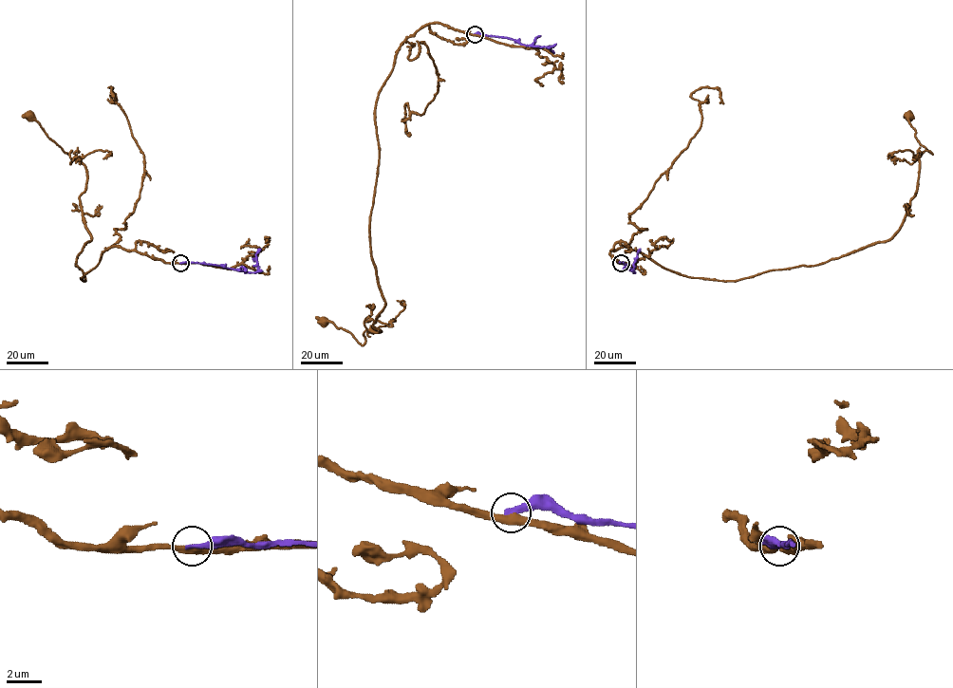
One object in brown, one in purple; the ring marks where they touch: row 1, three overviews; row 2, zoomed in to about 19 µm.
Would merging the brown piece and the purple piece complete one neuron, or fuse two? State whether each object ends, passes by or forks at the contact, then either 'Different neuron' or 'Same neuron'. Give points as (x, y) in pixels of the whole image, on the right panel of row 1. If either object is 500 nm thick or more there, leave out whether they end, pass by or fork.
At the ring brown passes by. At the ring purple ends. Different neuron

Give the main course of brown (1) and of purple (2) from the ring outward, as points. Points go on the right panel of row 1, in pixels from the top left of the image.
1: (621, 263), (610, 251), (628, 247), (682, 275), (739, 280), (889, 239), (932, 154), (908, 117)
2: (621, 263), (634, 272), (640, 249)

